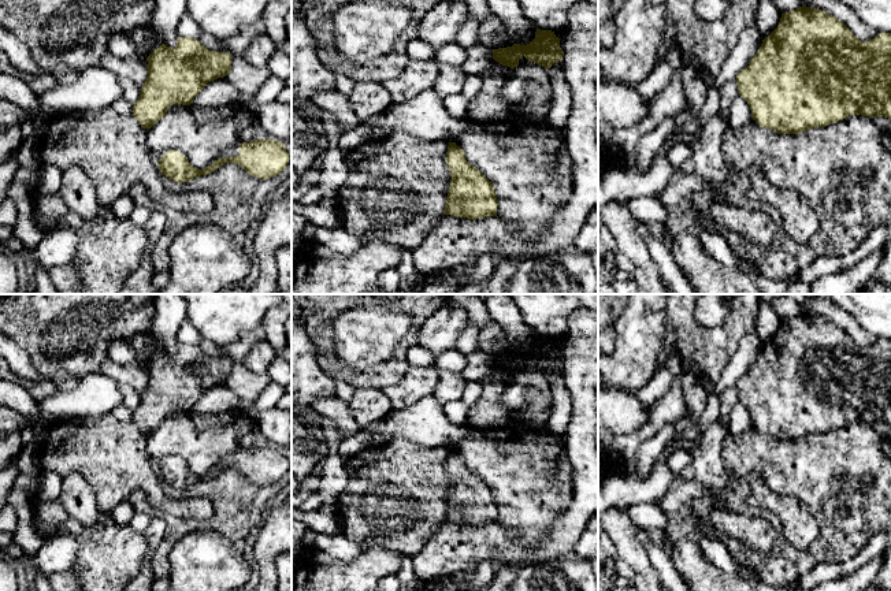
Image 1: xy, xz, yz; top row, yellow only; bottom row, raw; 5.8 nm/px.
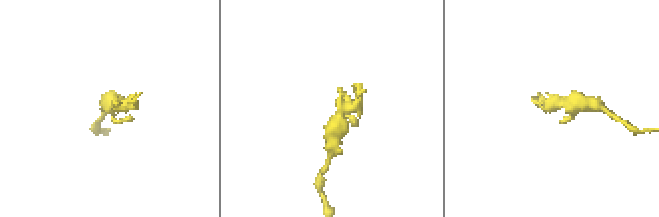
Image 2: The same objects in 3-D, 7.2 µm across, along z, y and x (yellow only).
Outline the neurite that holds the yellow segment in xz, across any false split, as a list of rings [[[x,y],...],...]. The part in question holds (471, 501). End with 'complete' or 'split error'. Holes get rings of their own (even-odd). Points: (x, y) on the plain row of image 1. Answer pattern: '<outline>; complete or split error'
[[[449,449],[446,471],[450,477],[443,521],[468,524],[497,523],[498,506],[493,490],[465,467],[465,457]]]; complete

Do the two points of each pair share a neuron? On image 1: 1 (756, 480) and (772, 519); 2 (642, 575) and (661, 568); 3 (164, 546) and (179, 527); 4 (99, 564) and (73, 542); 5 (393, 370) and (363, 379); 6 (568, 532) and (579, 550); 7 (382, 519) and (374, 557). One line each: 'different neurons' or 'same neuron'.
1: different neurons
2: different neurons
3: same neuron
4: different neurons
5: same neuron
6: different neurons
7: different neurons

